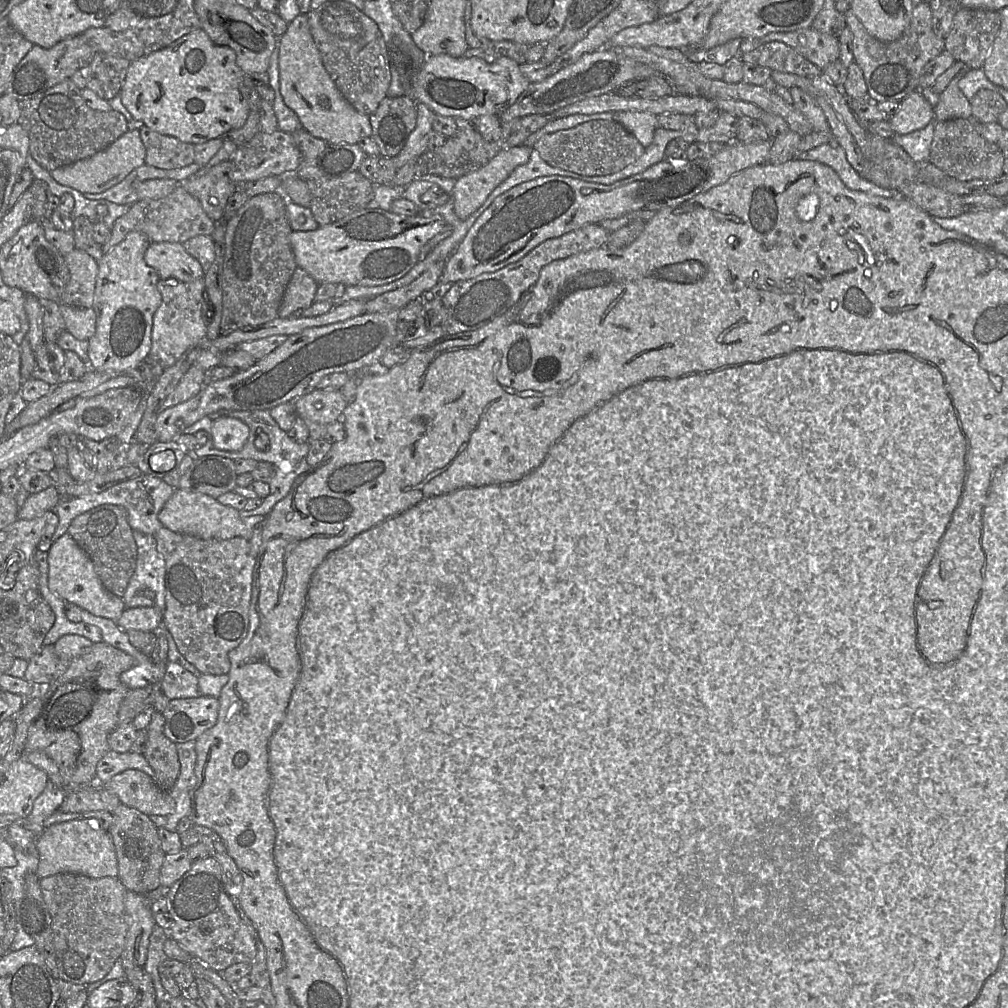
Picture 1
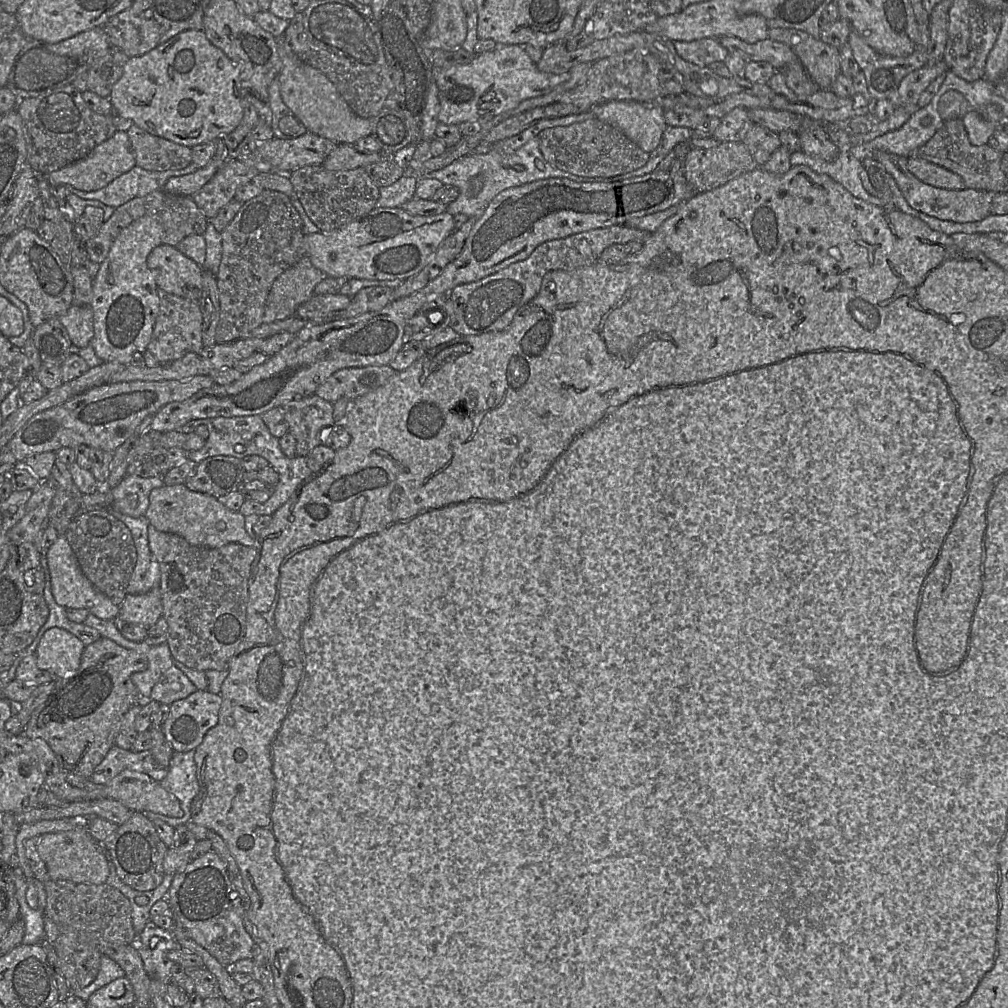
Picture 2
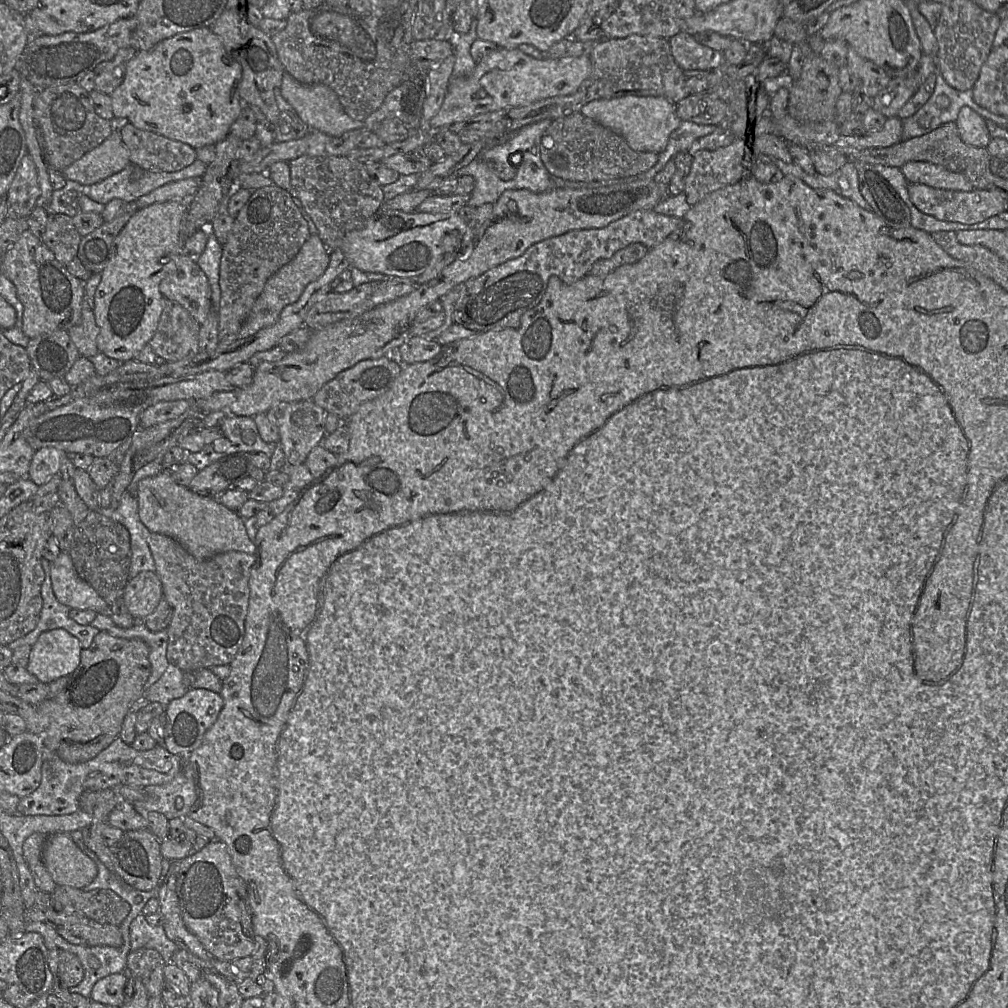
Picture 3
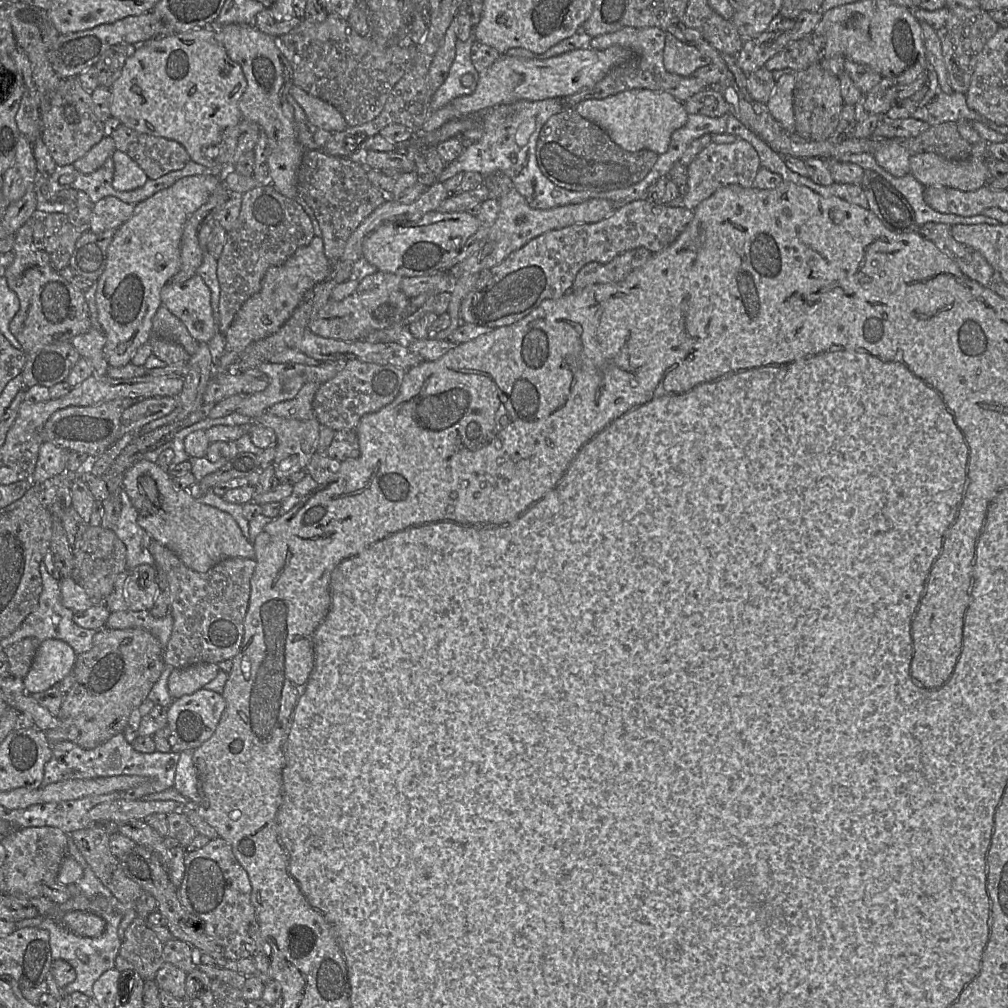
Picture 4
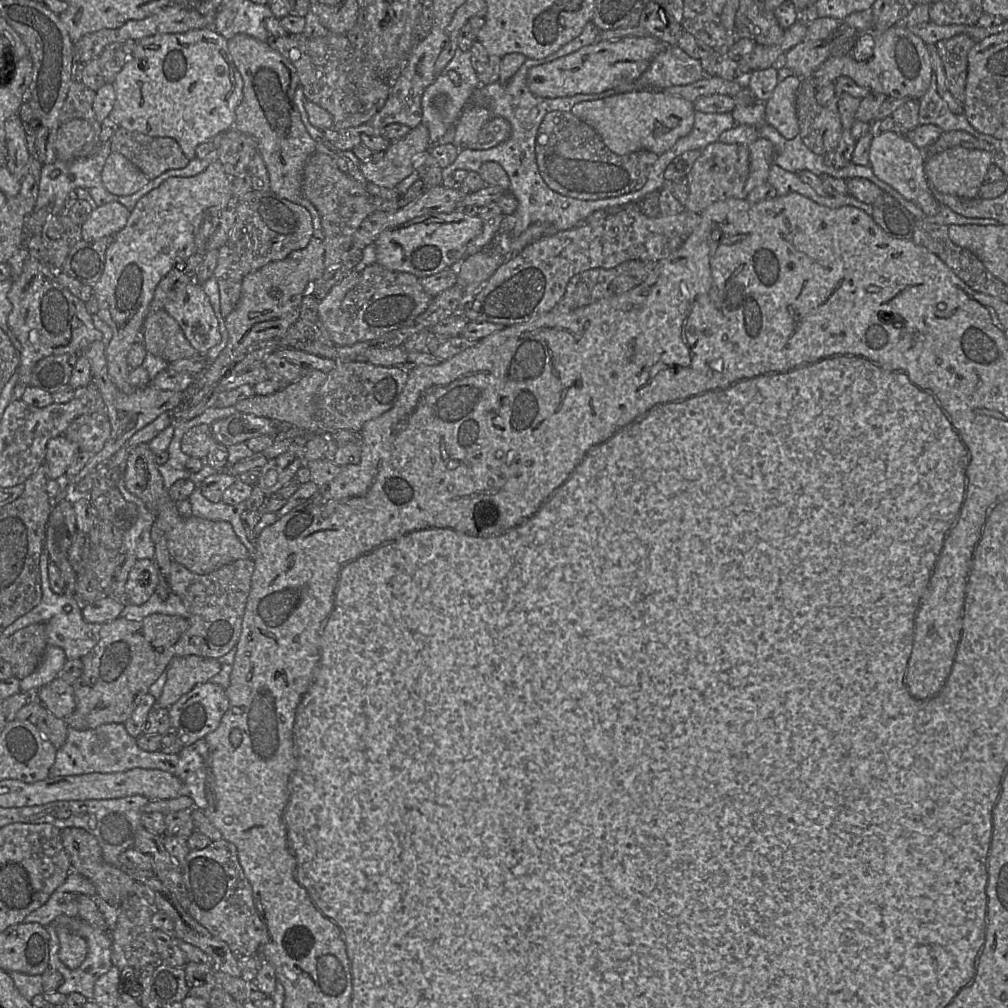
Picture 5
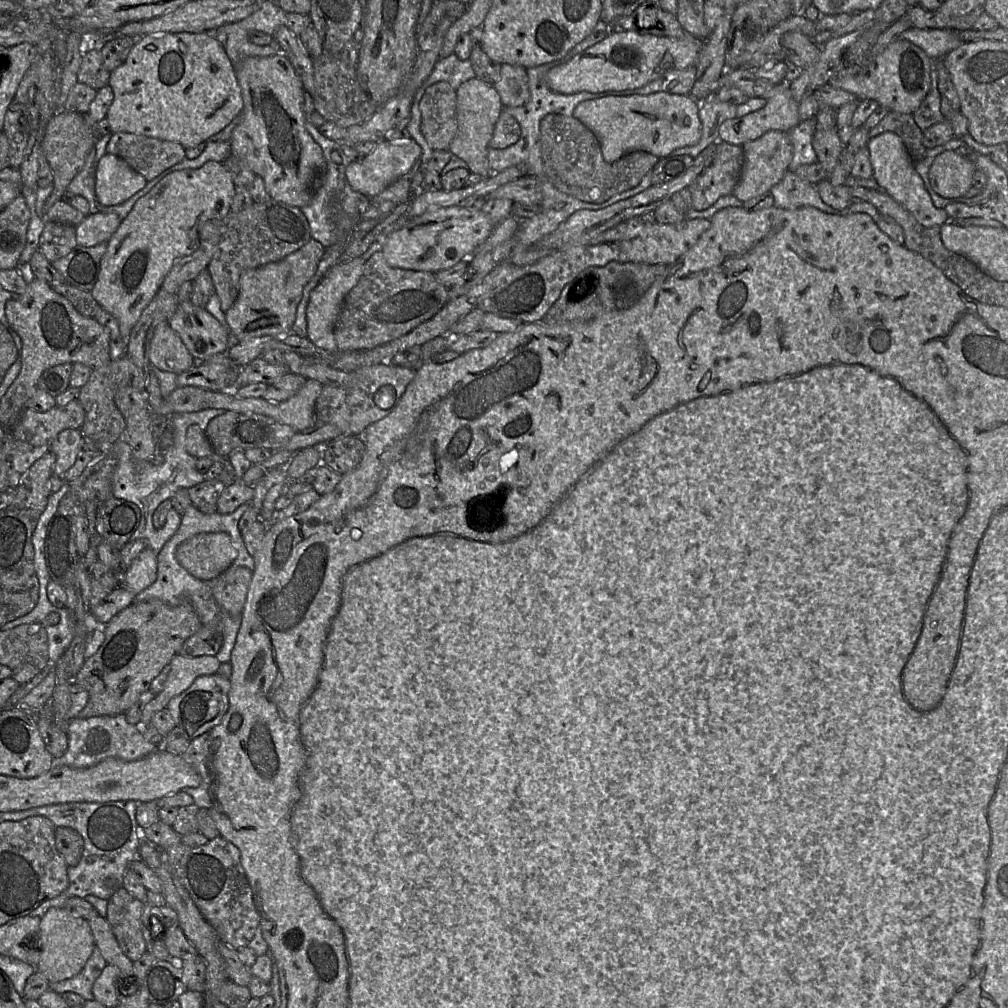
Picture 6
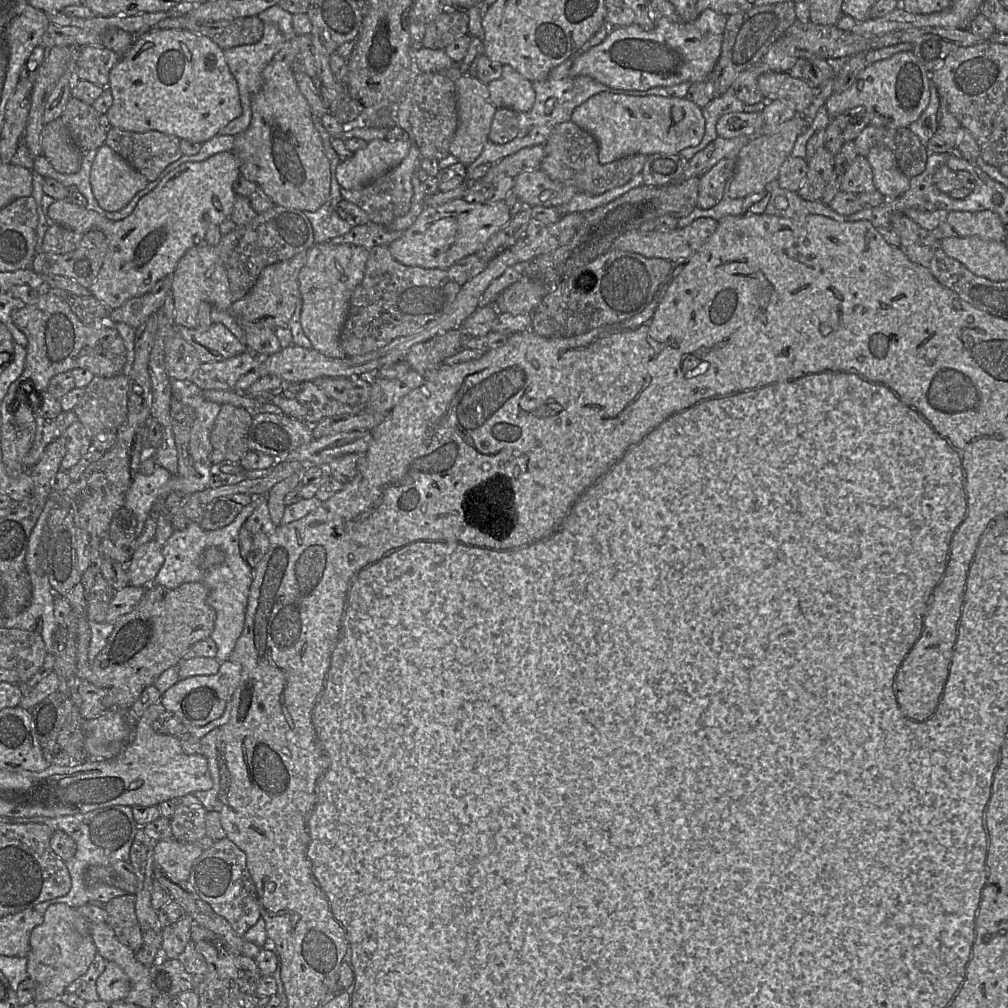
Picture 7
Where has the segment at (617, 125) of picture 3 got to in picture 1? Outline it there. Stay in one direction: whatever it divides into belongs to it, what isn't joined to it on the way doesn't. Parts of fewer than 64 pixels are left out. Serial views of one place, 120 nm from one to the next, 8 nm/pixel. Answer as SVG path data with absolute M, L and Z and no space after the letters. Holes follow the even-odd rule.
M615 111L612 119L631 132L644 148L654 138L657 126L657 115L643 111Z

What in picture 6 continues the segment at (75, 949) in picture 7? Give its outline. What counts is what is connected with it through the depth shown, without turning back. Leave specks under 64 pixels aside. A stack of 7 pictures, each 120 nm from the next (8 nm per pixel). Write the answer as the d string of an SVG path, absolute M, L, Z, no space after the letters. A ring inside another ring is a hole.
M50 908L41 918L40 934L42 953L36 972L42 973L51 984L78 975L86 965L95 949L94 938L89 922L73 916L66 908Z

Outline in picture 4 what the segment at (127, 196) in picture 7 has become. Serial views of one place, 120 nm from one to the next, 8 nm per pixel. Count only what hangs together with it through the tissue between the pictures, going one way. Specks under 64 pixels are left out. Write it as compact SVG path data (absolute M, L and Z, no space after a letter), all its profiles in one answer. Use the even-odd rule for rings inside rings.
M115 150L111 158L114 162L112 186L115 190L130 191L146 183L146 174L128 155Z

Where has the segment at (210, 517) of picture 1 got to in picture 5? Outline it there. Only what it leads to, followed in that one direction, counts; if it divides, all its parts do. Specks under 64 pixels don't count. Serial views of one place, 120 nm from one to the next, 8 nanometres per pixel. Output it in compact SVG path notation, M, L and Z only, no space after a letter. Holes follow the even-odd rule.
M141 443L131 450L125 472L125 485L155 513L155 522L164 532L172 560L195 574L206 575L236 560L250 558L247 548L240 541L230 523L193 515L182 517L179 514L176 502L172 500L169 491L164 487L156 455L148 444Z

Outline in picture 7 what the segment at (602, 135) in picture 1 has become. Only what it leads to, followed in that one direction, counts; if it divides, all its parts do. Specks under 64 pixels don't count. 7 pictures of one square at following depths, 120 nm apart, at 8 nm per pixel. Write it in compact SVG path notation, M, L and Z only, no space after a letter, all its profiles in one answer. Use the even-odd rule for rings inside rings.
M569 120L556 125L546 139L540 169L555 182L573 186L579 193L598 196L627 184L642 172L646 159L646 155L634 154L601 164L598 160L598 143L595 137Z

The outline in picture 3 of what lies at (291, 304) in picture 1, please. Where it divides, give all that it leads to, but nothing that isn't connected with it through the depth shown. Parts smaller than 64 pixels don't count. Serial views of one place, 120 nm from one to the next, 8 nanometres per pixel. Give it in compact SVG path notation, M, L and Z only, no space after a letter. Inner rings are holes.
M317 234L310 235L298 254L267 280L247 319L242 324L237 338L247 338L260 329L273 325L278 320L282 310L287 305L296 302L306 286L325 272L329 261L330 250L323 244Z

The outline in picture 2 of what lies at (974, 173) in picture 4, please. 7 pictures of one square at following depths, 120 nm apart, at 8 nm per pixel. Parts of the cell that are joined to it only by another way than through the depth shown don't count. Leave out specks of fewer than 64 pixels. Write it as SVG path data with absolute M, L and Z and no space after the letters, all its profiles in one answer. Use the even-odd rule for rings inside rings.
M909 157L907 169L920 181L937 188L948 190L964 190L966 188L959 175L921 158Z

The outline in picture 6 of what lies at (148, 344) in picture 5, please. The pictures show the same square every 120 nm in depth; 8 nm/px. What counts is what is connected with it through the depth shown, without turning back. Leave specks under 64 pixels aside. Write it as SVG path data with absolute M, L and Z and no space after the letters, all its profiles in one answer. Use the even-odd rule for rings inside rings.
M162 322L155 328L150 341L149 362L153 367L177 375L195 365L194 357L169 322Z

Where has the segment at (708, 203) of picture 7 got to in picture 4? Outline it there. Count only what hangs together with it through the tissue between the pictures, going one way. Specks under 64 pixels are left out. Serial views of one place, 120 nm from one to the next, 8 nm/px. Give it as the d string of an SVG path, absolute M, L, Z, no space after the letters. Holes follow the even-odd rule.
M741 138L726 144L715 144L711 141L687 166L687 192L682 197L682 206L693 211L718 189L728 185L739 185L744 188L753 187L760 167L759 156L749 142Z

